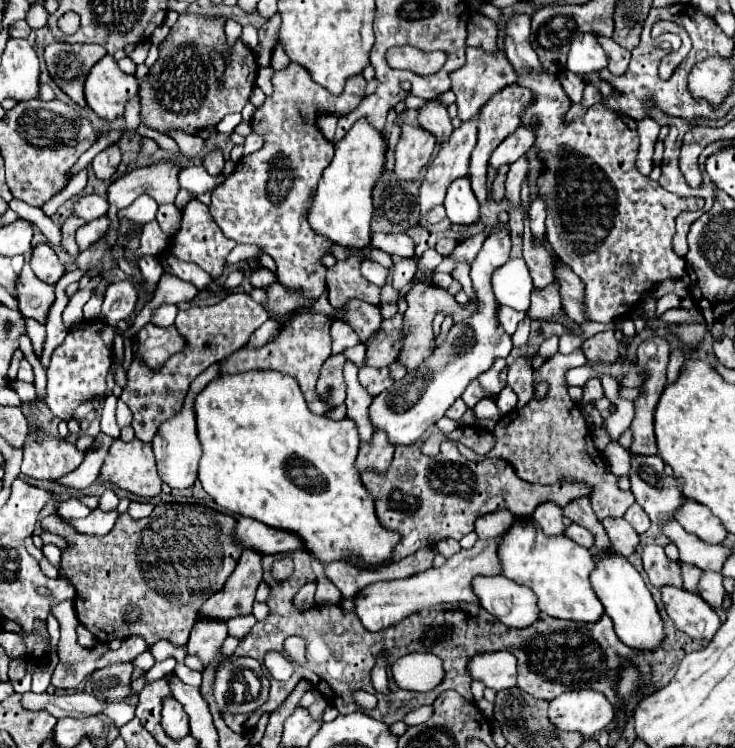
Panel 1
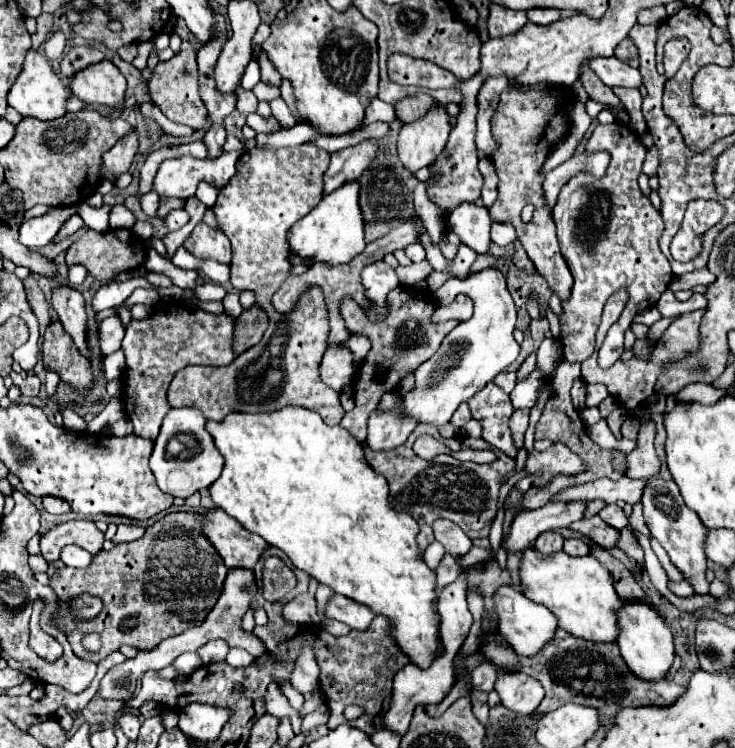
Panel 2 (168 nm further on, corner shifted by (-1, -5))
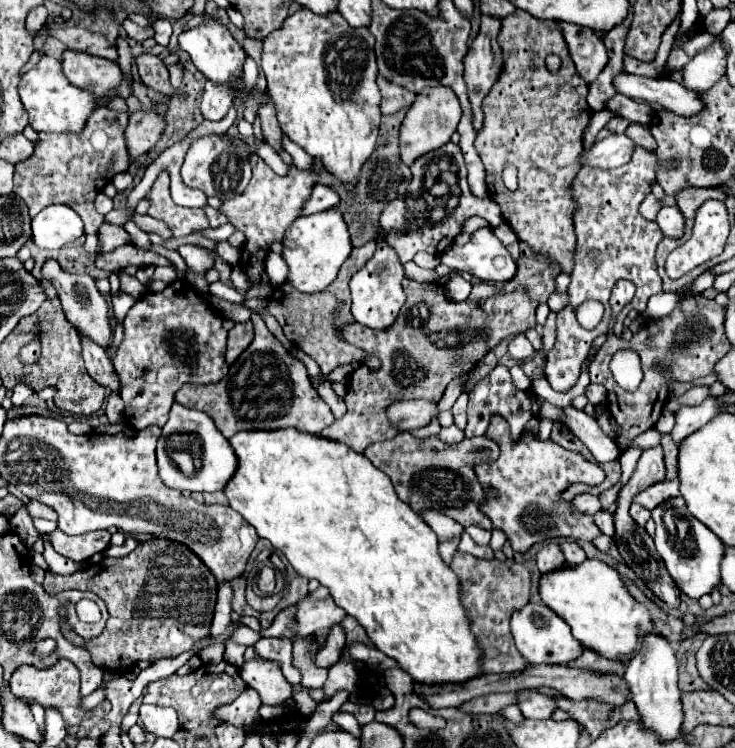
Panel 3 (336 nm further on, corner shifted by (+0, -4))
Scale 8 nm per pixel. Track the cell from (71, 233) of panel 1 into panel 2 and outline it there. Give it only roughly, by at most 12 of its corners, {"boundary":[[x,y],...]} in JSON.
{"boundary":[[85,229],[67,249],[97,281],[141,267],[145,241],[129,229]]}

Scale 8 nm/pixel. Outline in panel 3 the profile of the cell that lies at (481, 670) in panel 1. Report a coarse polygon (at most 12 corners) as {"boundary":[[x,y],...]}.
{"boundary":[[536,690],[518,692],[524,718],[548,720],[556,702]]}

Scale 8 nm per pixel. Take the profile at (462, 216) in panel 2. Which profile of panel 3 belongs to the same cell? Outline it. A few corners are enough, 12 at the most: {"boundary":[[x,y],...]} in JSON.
{"boundary":[[490,228],[464,246],[441,263],[482,282],[508,282],[516,262]]}

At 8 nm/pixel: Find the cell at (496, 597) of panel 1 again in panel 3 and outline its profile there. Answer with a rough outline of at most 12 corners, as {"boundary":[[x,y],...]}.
{"boundary":[[544,604],[512,614],[516,648],[530,664],[568,664],[584,646]]}

